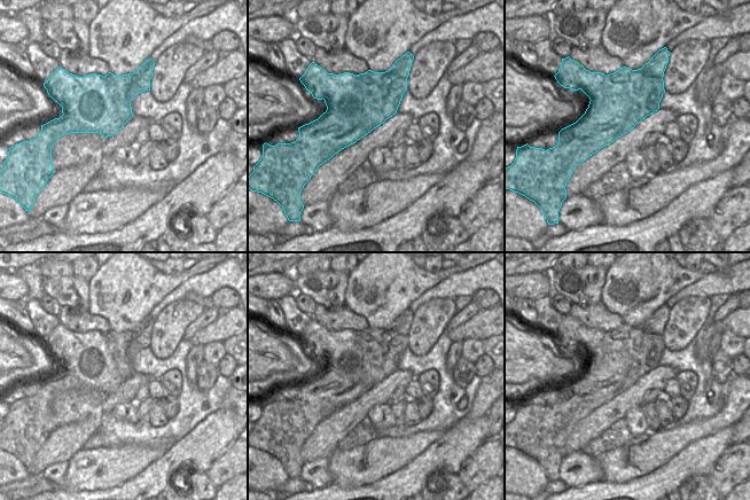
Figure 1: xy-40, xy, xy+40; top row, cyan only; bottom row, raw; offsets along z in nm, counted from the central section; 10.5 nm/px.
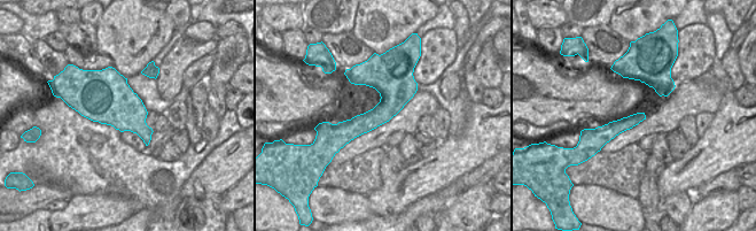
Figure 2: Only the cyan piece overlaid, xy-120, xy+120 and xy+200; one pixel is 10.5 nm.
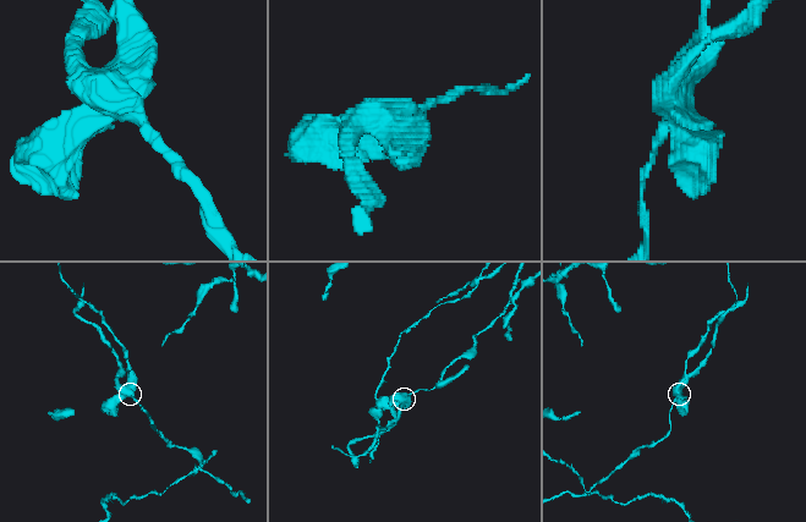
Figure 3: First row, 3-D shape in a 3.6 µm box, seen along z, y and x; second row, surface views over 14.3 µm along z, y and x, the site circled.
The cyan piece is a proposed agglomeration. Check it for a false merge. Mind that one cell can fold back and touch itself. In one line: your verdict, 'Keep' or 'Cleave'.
Cleave.

